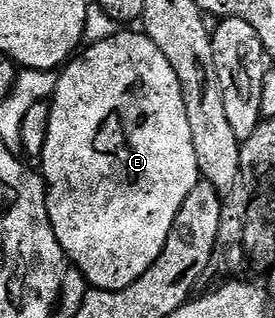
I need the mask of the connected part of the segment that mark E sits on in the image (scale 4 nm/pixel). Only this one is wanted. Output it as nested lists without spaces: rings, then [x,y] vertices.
[[[121,30],[115,36],[108,36],[103,42],[89,44],[85,48],[87,49],[85,53],[82,51],[80,55],[64,65],[63,71],[57,77],[57,89],[51,97],[47,142],[39,158],[41,164],[39,171],[45,177],[47,189],[47,214],[51,218],[55,238],[59,238],[59,246],[65,252],[68,263],[84,276],[94,289],[102,288],[112,292],[131,286],[131,282],[147,274],[147,270],[155,262],[155,258],[159,258],[171,234],[171,226],[175,222],[175,214],[179,214],[179,206],[183,206],[187,194],[191,194],[191,190],[195,190],[195,186],[201,181],[199,162],[195,158],[195,142],[191,142],[191,126],[187,122],[187,106],[183,106],[179,78],[175,78],[175,70],[171,70],[171,62],[163,58],[155,42],[151,42],[148,36],[140,31],[137,31],[138,33],[129,31],[133,30]]]

